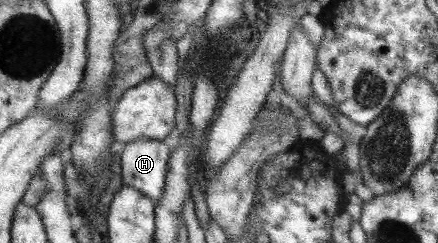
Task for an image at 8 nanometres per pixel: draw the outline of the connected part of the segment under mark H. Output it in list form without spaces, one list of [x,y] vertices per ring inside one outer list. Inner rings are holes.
[[[135,137],[116,148],[119,151],[120,181],[143,193],[152,205],[160,201],[169,149],[161,141]]]

